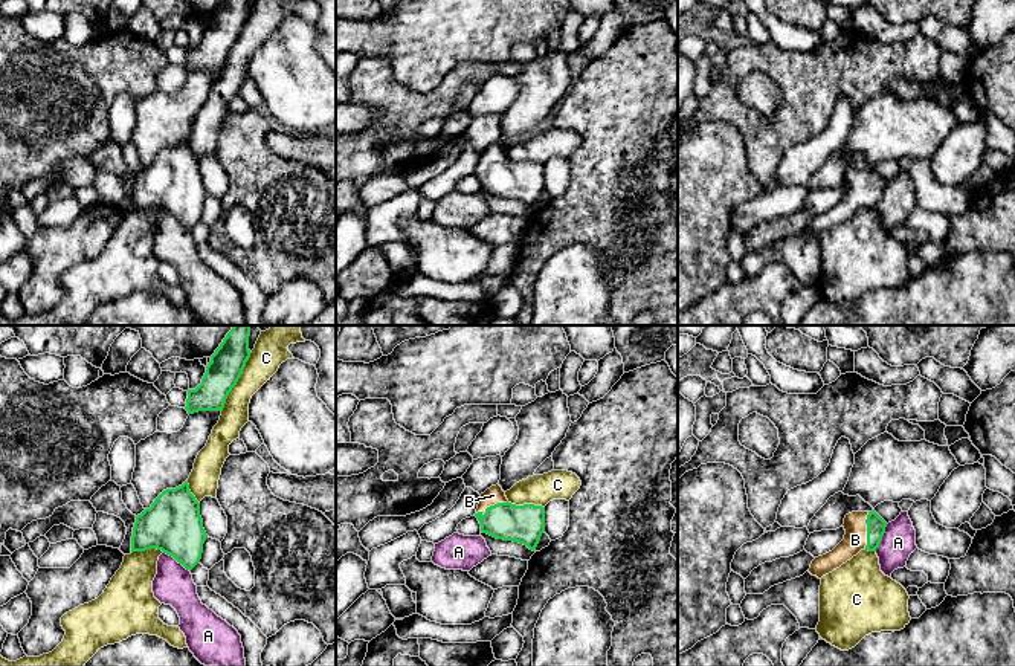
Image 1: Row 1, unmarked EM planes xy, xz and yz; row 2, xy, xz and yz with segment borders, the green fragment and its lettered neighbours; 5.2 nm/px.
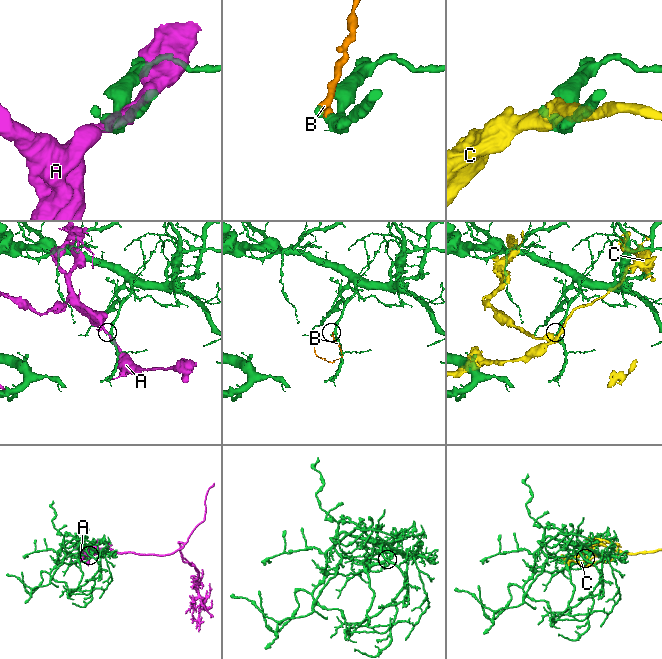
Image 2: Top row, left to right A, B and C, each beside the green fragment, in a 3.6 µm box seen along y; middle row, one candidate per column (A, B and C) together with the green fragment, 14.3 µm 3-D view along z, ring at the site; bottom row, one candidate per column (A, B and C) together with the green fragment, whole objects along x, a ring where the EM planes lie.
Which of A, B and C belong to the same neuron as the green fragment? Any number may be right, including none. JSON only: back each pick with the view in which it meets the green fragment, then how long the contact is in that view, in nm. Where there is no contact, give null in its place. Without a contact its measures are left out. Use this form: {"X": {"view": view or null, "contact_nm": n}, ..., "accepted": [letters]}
{"B": {"view": "yz", "contact_nm": 200}, "accepted": ["B"]}

